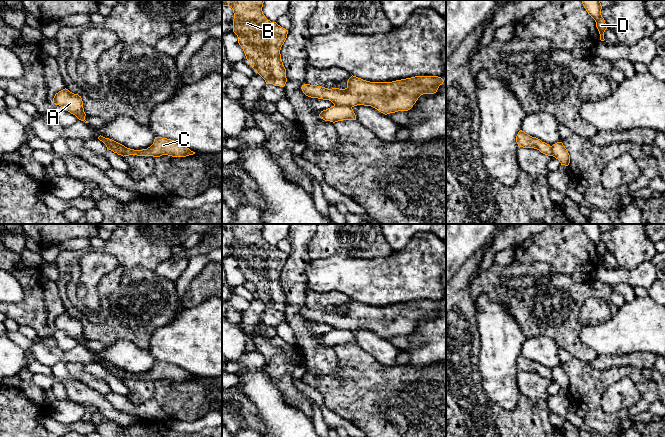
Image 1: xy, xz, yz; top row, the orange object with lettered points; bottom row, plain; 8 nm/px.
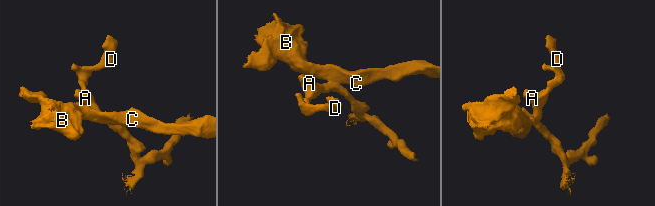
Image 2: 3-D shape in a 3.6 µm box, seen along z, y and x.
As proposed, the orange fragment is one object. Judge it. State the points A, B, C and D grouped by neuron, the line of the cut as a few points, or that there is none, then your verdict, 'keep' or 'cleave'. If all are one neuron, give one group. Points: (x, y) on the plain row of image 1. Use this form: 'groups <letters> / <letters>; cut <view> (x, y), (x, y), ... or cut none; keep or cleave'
groups A D / B C; cut xz (334, 328), (351, 331); cleave

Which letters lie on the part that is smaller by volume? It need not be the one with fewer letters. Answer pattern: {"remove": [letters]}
{"remove": ["A", "D"]}

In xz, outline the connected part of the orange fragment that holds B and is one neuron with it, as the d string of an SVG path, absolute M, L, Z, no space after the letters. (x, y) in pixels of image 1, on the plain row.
M222 224L222 230L233 233L233 256L249 288L266 308L284 311L287 302L280 274L288 254L265 241L263 227L264 224Z

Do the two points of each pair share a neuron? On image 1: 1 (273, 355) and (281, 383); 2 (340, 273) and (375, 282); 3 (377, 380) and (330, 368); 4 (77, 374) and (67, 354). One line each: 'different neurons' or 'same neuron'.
1: same neuron
2: same neuron
3: different neurons
4: different neurons

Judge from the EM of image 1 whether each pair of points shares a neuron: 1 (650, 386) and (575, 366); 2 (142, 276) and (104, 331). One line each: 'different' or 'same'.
1: same
2: same

